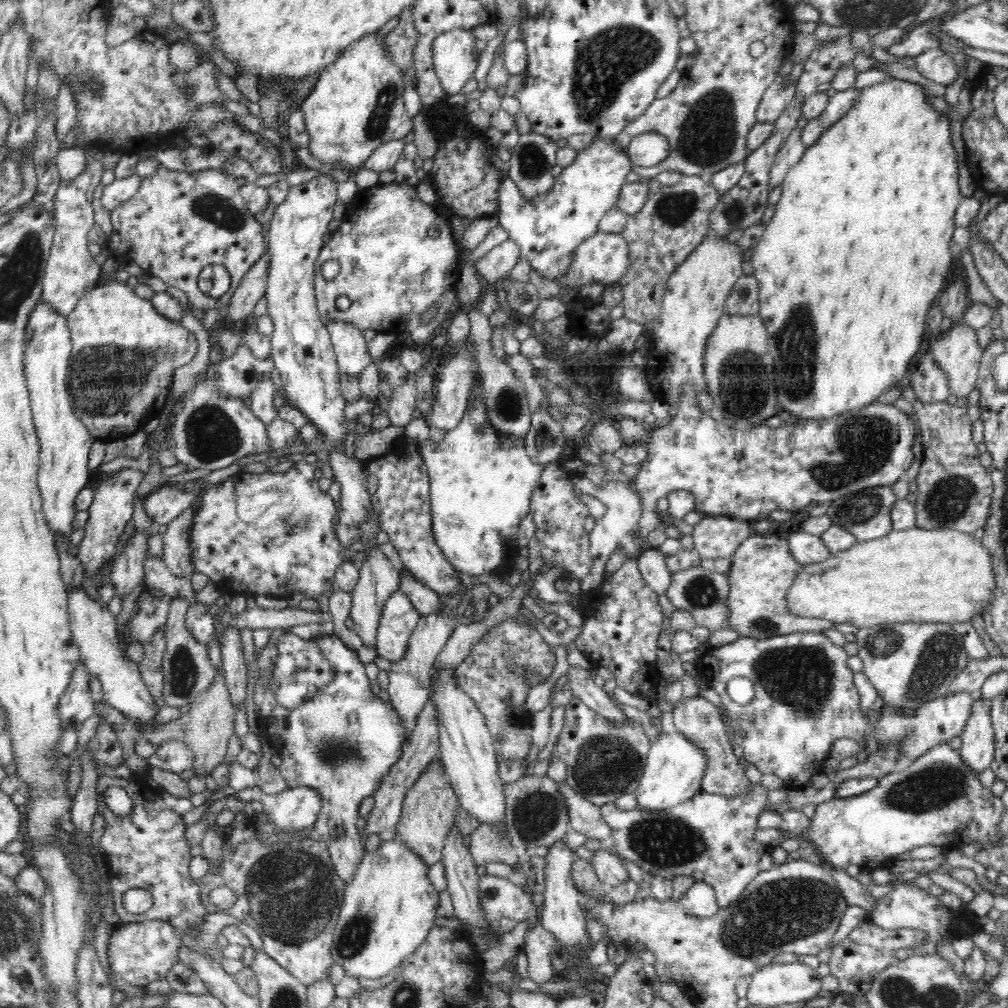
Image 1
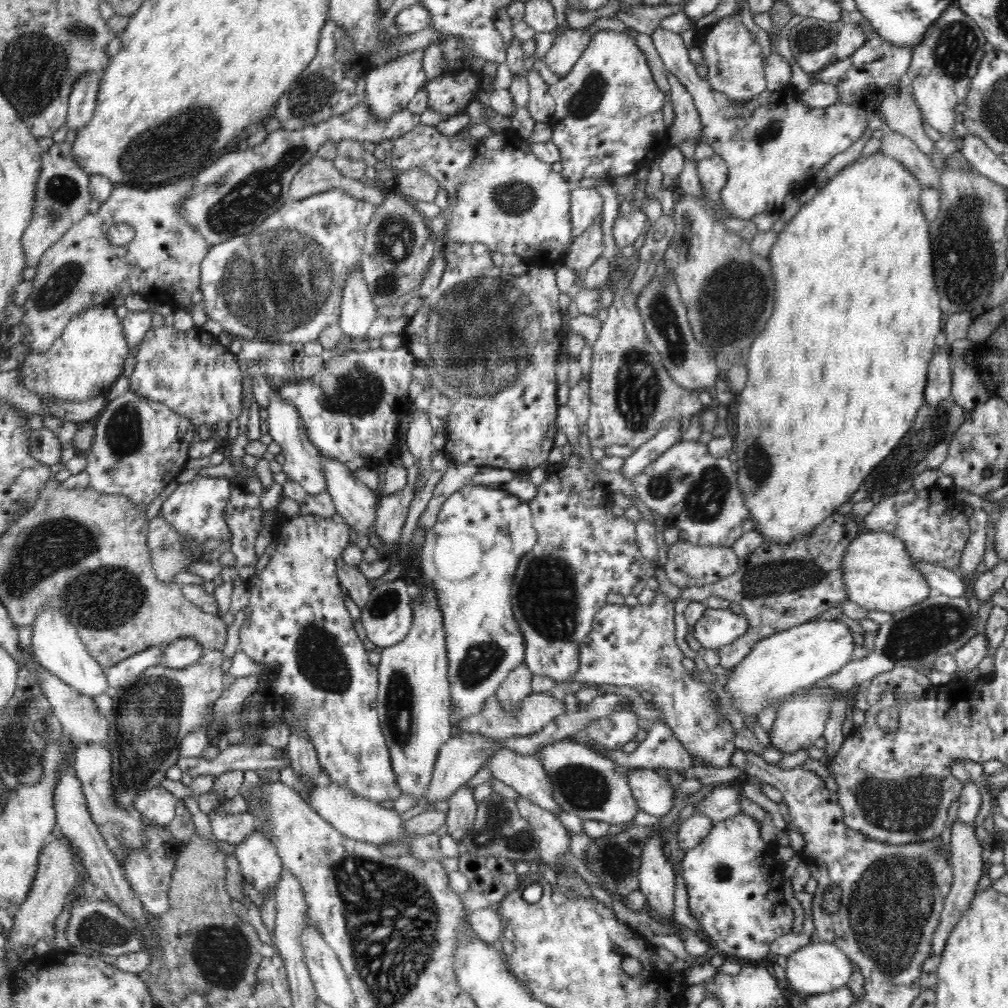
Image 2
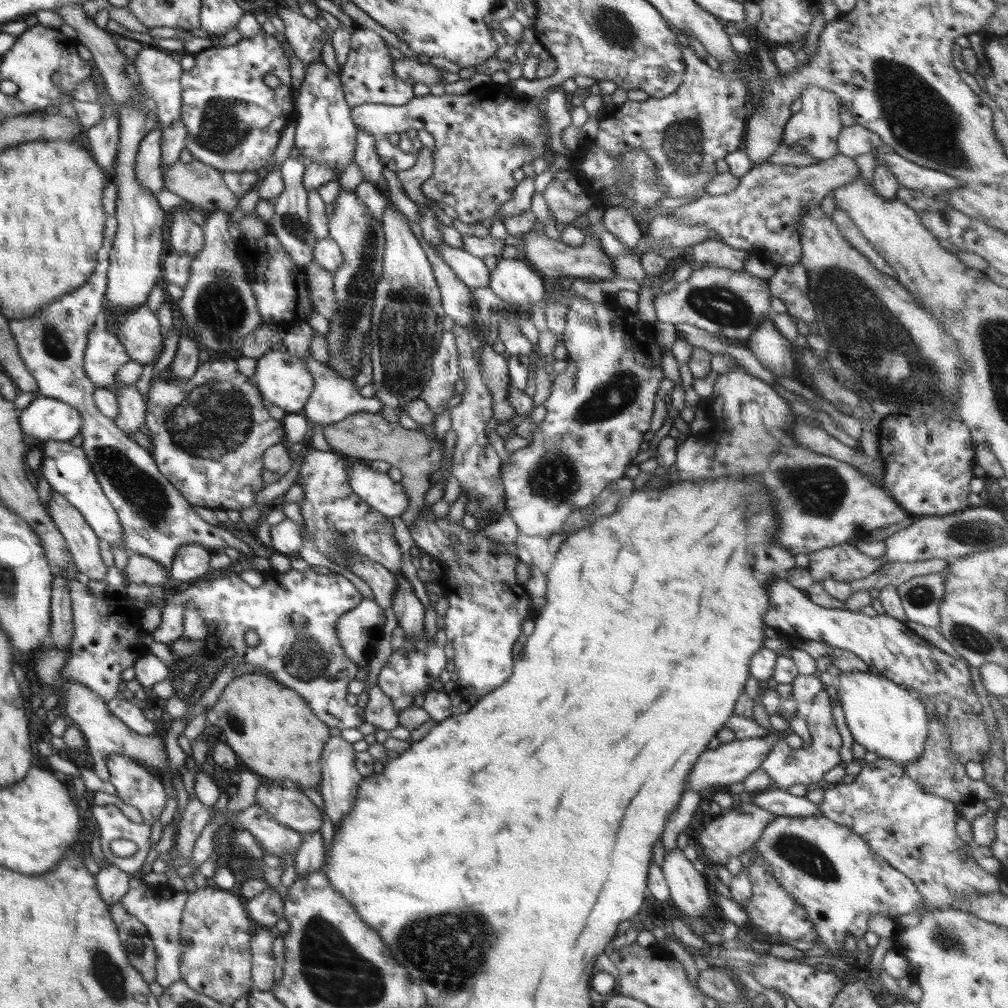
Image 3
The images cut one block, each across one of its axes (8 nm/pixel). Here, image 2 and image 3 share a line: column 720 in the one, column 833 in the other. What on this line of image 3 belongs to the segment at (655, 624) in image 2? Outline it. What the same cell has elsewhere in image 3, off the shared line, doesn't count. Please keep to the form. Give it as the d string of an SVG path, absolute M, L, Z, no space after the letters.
M822 690L814 701L806 706L806 709L808 713L807 729L811 734L810 748L792 749L784 738L780 738L774 743L766 761L760 764L760 768L775 782L773 788L787 790L794 784L808 786L812 782L823 785L824 774L841 762L842 739L834 723L834 717L832 717L832 703L826 690Z

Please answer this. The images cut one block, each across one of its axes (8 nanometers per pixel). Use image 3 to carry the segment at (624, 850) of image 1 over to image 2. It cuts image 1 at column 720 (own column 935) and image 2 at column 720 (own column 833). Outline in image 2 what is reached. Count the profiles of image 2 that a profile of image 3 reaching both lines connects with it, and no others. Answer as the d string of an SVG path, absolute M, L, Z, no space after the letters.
M720 786L719 790L706 795L694 804L696 813L704 813L712 819L712 824L723 821L736 813L742 813L738 797L741 790L732 786Z

